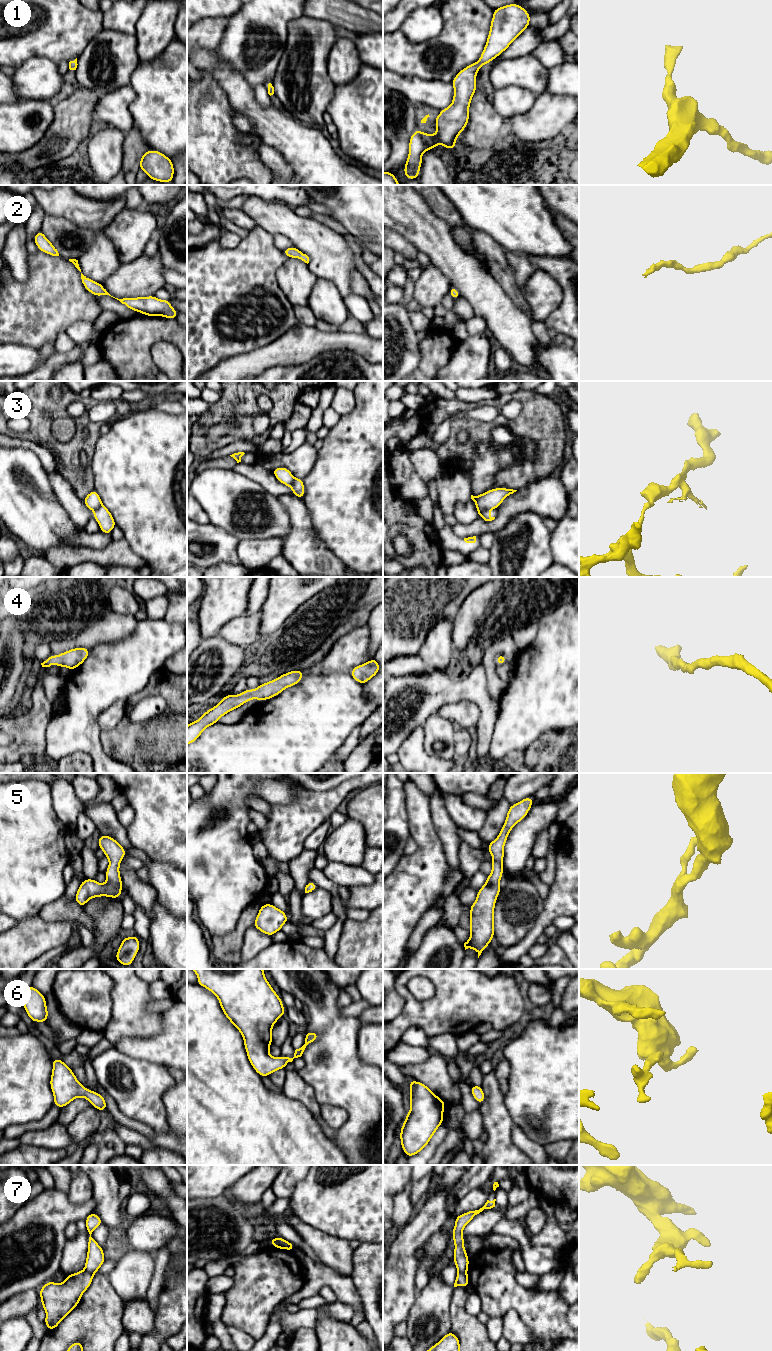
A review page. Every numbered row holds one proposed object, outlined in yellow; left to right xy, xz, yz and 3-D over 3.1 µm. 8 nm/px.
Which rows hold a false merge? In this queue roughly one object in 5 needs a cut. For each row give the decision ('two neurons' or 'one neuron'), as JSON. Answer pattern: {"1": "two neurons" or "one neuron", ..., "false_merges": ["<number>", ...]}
{"1": "one neuron", "2": "one neuron", "3": "two neurons", "4": "one neuron", "5": "one neuron", "6": "one neuron", "7": "two neurons", "false_merges": ["3", "7"]}

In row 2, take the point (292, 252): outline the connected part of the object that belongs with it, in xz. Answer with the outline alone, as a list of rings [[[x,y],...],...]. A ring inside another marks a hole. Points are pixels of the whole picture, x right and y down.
[[[294,246],[283,249],[282,252],[289,258],[298,258],[307,264],[309,263],[309,257]]]

